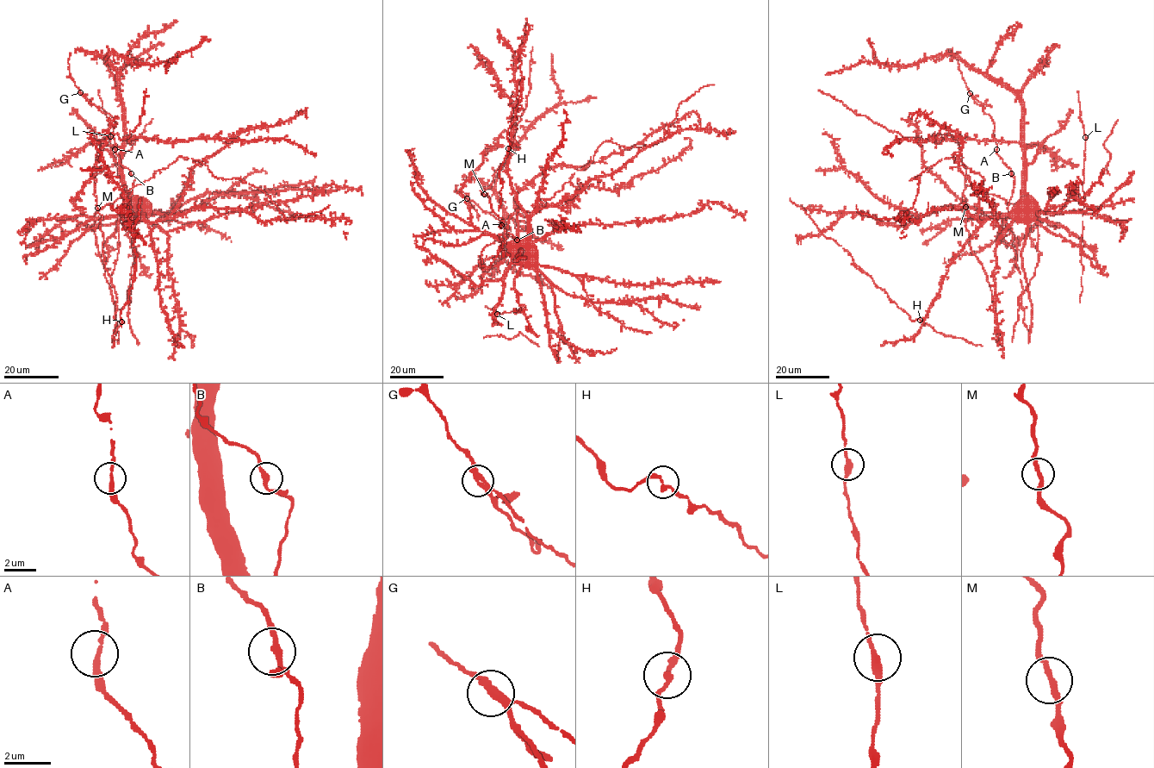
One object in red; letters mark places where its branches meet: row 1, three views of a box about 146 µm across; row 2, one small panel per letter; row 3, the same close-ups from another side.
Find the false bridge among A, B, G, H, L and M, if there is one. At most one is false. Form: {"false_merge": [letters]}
{"false_merge": ["G"]}

